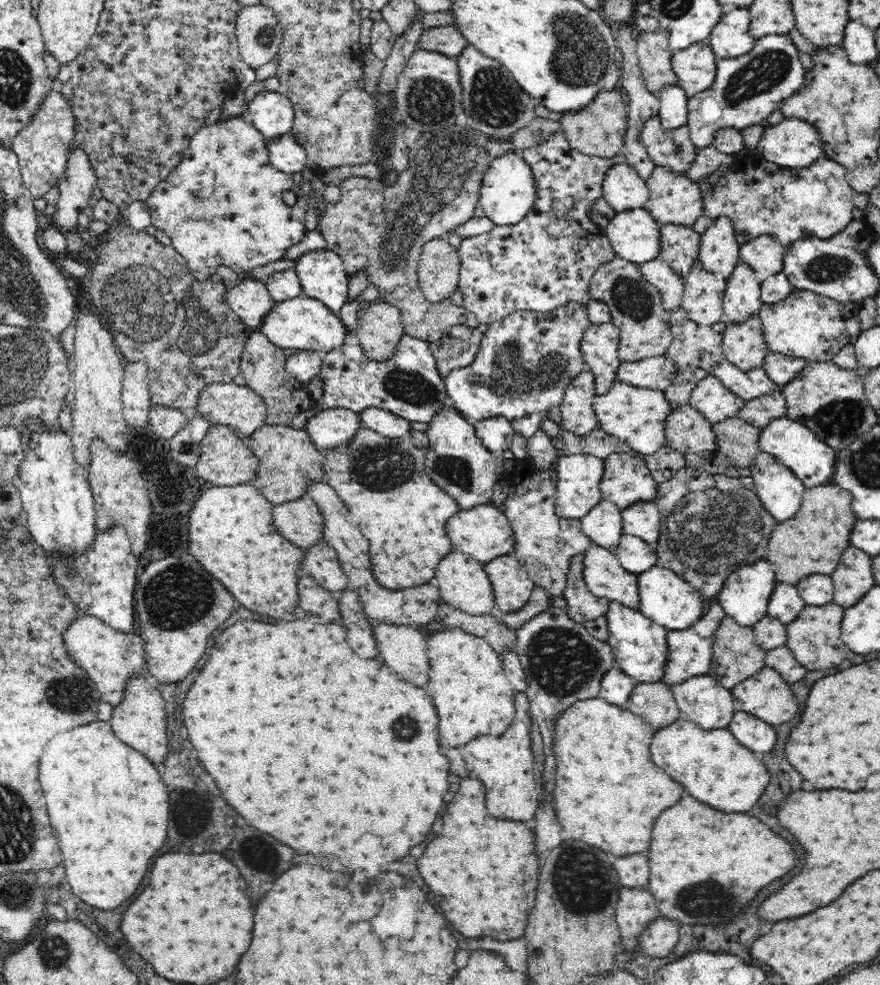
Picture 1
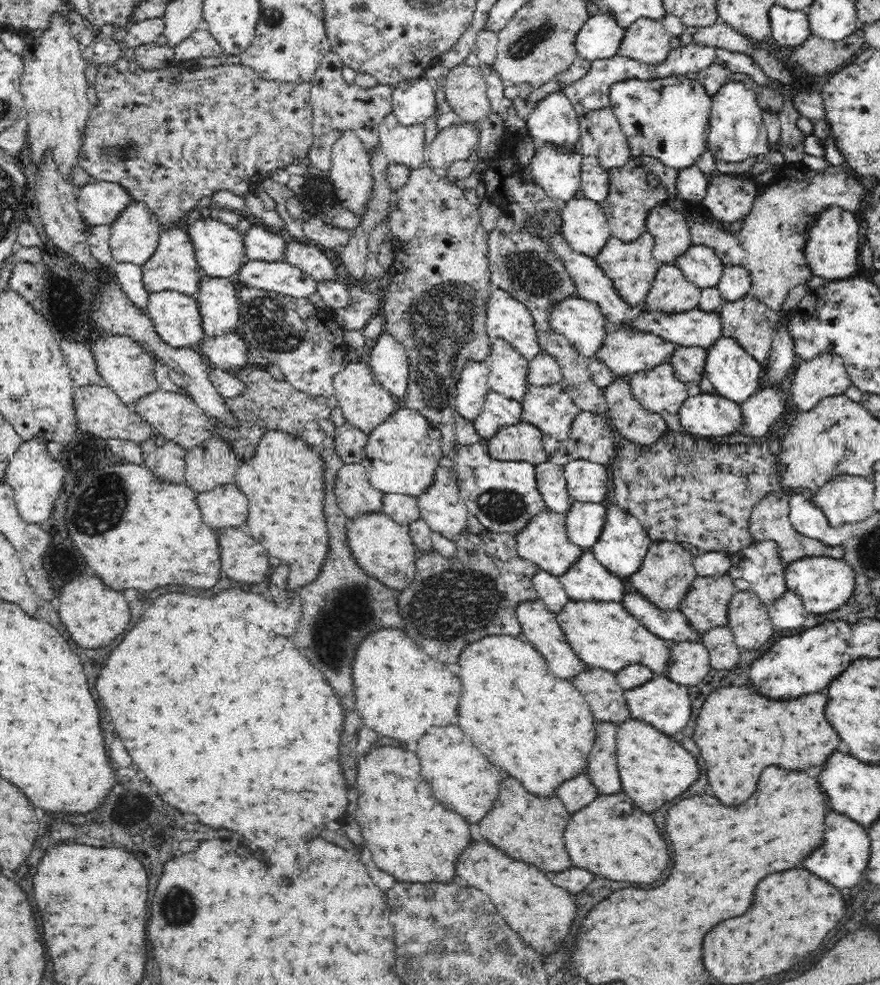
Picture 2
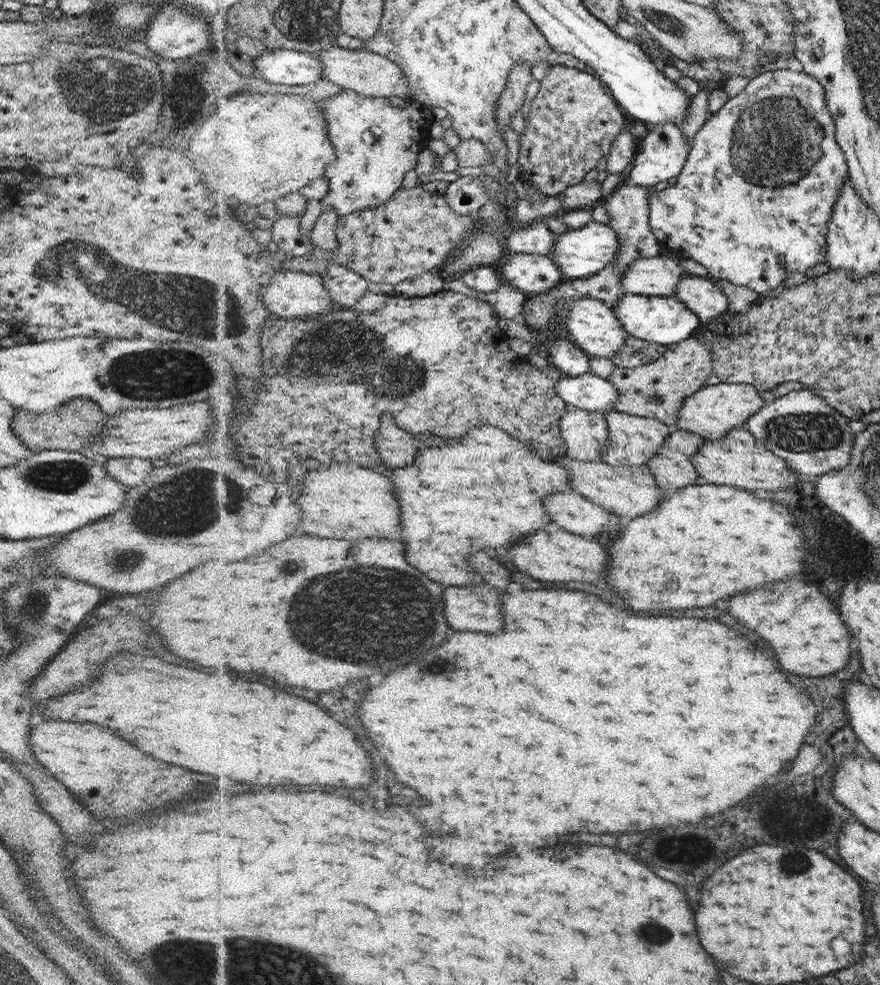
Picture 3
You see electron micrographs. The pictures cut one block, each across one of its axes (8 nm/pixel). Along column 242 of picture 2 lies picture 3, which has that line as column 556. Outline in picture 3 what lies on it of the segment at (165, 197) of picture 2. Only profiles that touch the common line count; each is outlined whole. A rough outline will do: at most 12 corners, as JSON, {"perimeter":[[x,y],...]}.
{"perimeter":[[589,69],[540,82],[518,175],[556,196],[610,154],[624,114]]}

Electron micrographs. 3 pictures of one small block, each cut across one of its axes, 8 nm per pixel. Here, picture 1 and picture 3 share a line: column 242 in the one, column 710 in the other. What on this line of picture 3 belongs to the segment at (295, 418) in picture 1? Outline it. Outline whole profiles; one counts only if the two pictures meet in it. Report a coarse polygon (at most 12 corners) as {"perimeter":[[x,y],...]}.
{"perimeter":[[692,337],[607,379],[616,411],[674,427],[706,385],[711,348]]}

